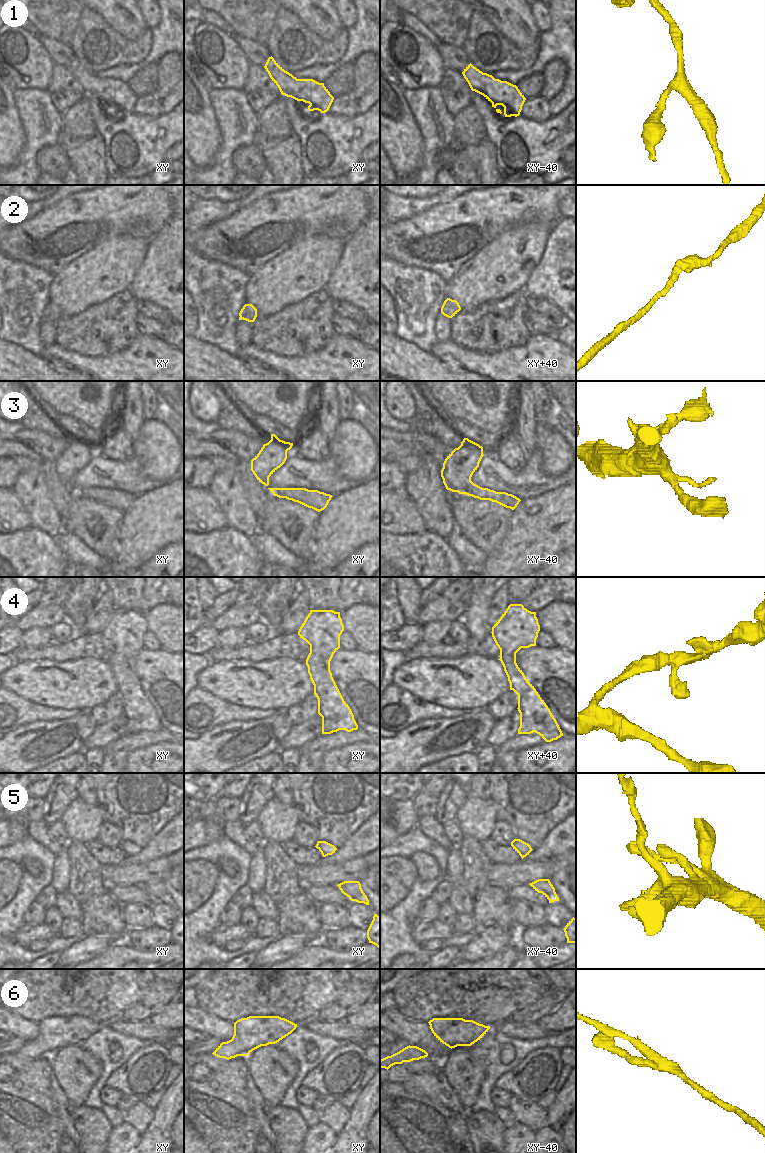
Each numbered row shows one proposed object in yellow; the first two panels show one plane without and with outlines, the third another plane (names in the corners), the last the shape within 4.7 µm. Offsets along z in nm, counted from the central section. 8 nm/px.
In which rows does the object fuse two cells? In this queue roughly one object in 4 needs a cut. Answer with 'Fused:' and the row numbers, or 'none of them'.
Fused: none of them.

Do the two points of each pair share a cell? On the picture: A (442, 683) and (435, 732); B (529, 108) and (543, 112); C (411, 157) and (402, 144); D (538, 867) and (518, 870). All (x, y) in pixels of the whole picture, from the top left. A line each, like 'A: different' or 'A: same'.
A: different
B: same
C: same
D: same

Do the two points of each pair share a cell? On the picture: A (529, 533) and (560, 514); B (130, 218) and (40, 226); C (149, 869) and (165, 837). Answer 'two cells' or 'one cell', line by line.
A: one cell
B: one cell
C: two cells

